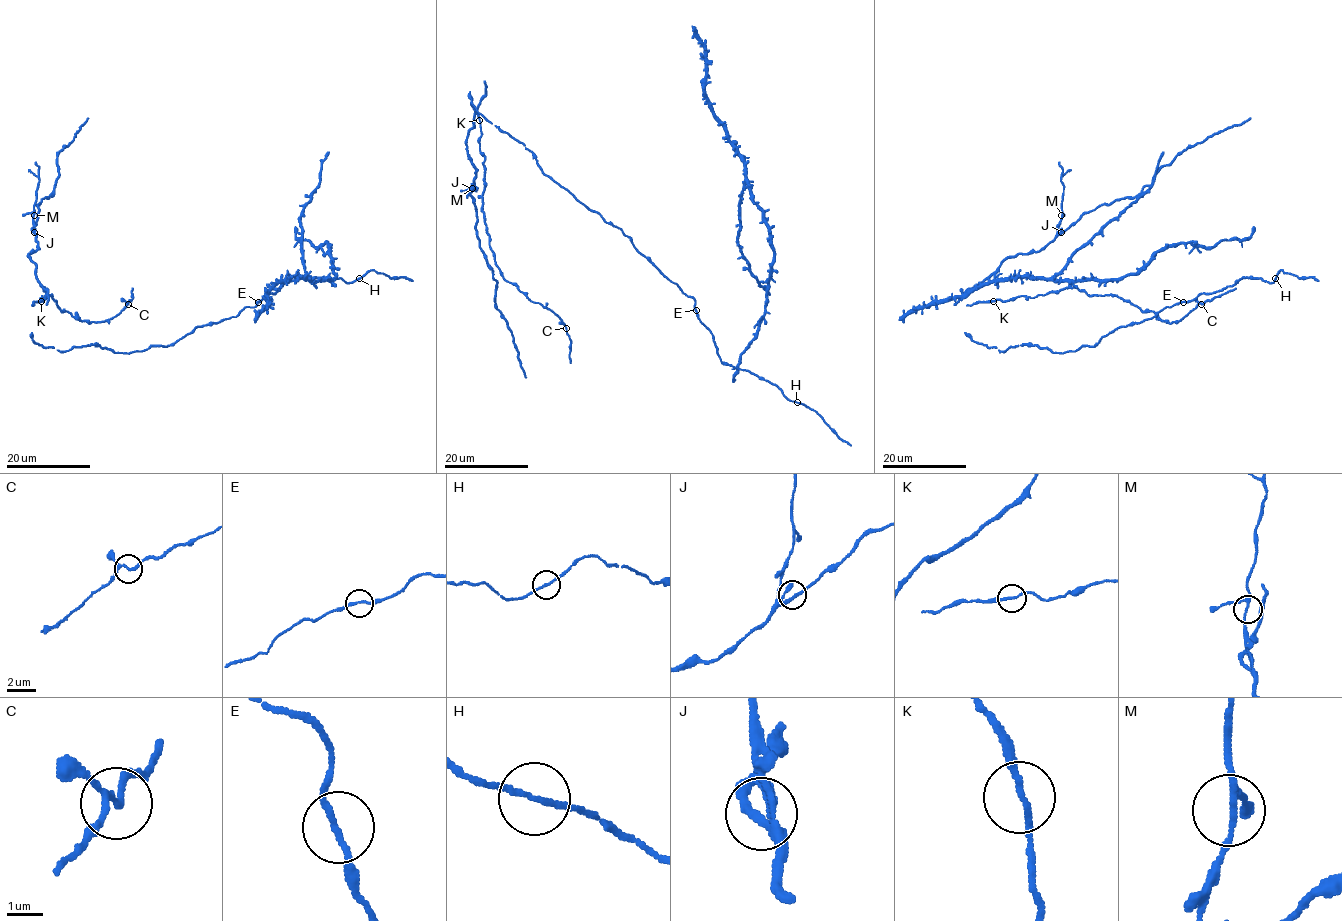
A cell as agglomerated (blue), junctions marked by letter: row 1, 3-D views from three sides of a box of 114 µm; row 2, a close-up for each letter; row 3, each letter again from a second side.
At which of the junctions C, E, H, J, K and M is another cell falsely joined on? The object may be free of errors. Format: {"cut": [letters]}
{"cut": []}

